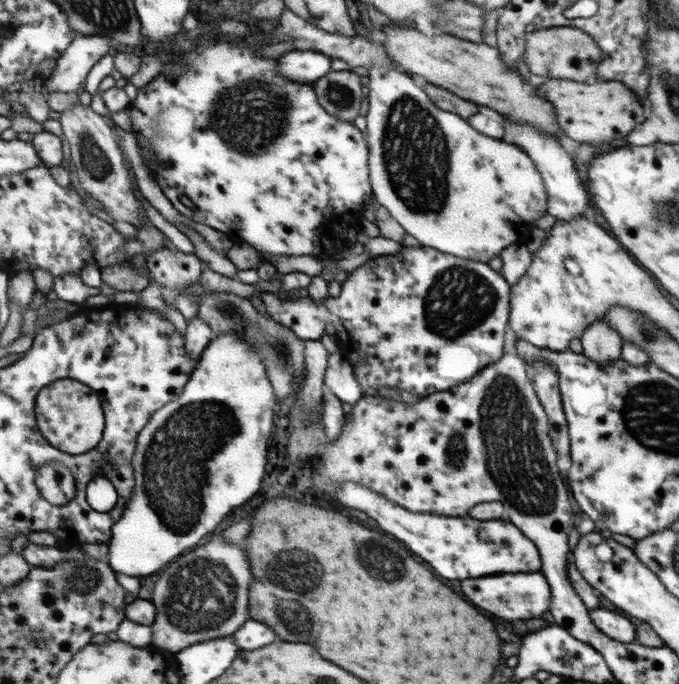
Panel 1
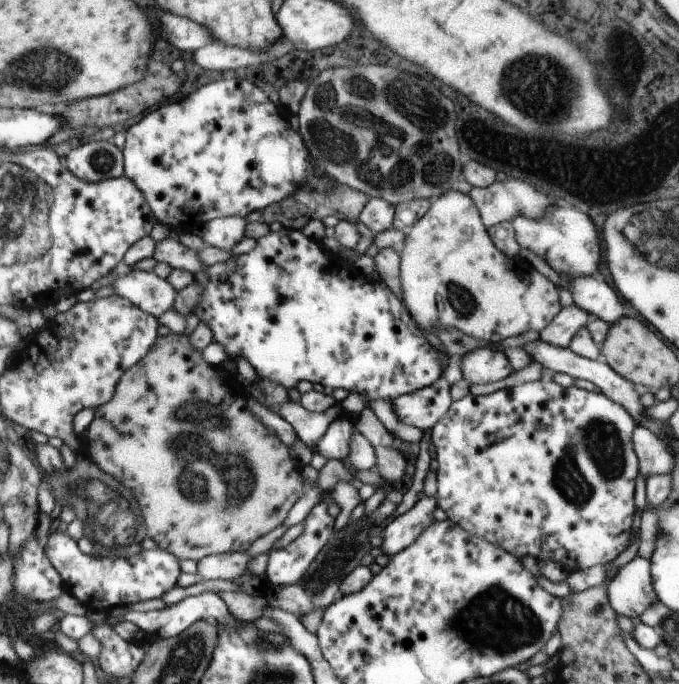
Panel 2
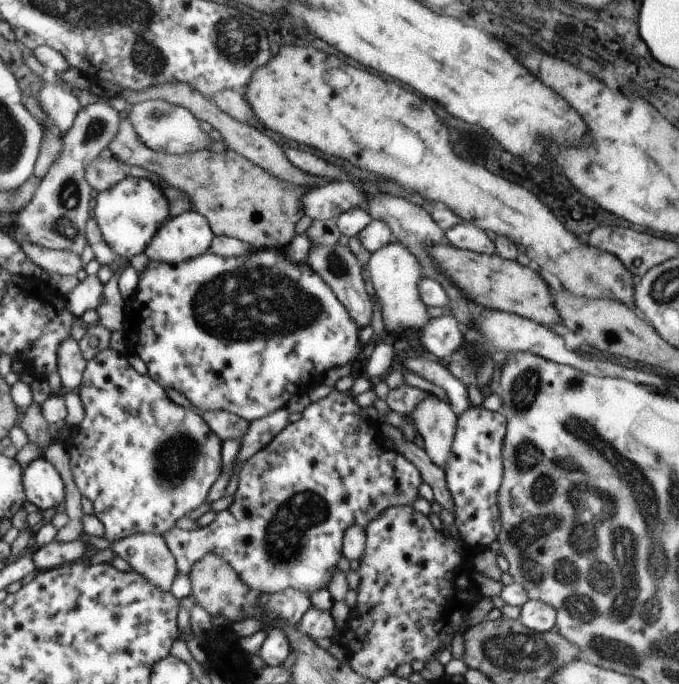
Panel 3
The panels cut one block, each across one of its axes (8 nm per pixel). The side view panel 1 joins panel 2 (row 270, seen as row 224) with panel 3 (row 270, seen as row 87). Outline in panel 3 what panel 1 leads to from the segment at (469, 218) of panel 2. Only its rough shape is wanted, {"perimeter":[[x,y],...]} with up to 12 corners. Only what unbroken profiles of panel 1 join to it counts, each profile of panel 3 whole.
{"perimeter":[[389,242],[366,265],[385,333],[430,319],[419,258]]}

